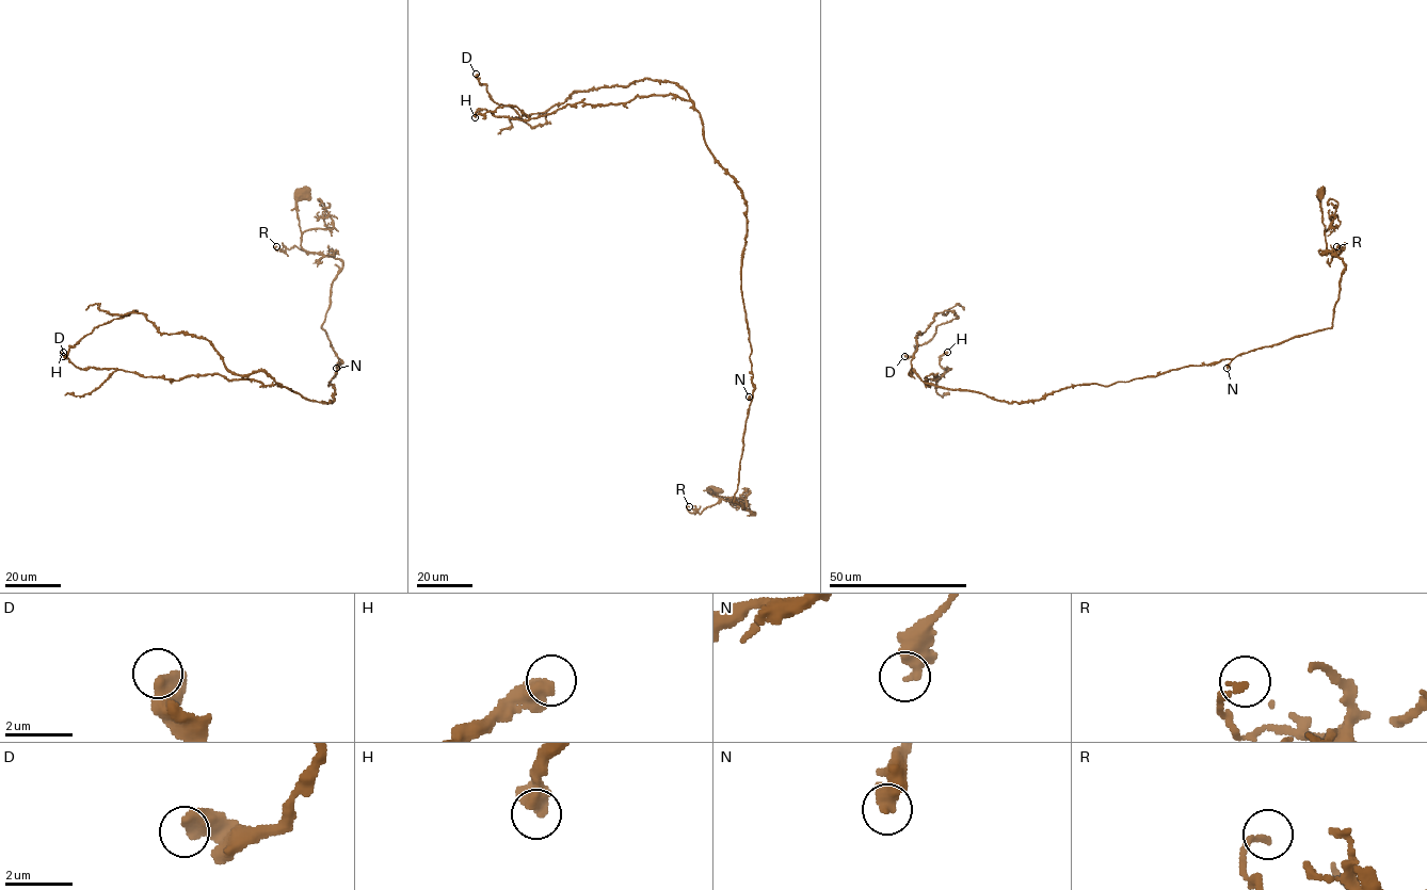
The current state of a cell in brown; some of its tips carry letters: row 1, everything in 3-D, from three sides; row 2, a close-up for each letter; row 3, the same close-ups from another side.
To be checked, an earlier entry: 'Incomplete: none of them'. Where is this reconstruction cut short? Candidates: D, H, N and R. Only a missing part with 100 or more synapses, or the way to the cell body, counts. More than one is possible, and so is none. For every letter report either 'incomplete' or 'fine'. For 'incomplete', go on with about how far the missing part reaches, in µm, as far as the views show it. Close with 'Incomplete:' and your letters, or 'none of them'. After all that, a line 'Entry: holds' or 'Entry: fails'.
D: fine
H: fine
N: fine
R: fine
Incomplete: none of them
Entry: holds

